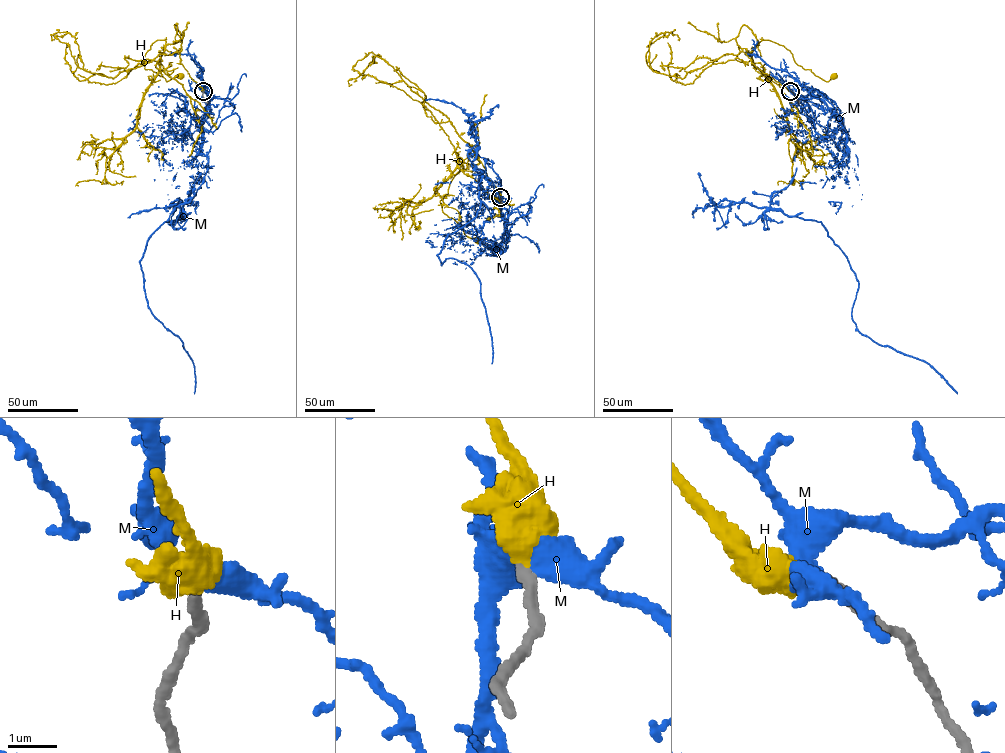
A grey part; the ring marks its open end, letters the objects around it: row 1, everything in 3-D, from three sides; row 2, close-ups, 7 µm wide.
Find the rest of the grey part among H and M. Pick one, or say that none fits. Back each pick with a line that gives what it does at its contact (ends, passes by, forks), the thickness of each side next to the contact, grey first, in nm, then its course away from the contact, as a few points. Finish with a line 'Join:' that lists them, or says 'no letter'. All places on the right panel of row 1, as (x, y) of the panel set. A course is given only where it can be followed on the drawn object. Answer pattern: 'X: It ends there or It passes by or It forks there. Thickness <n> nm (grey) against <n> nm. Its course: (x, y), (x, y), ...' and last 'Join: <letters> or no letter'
H: It ends there. Thickness 240 nm (grey) against 550 nm. Its course: (790, 91), (745, 54), (769, 40), (815, 75), (827, 81), (833, 76)
Join: H

